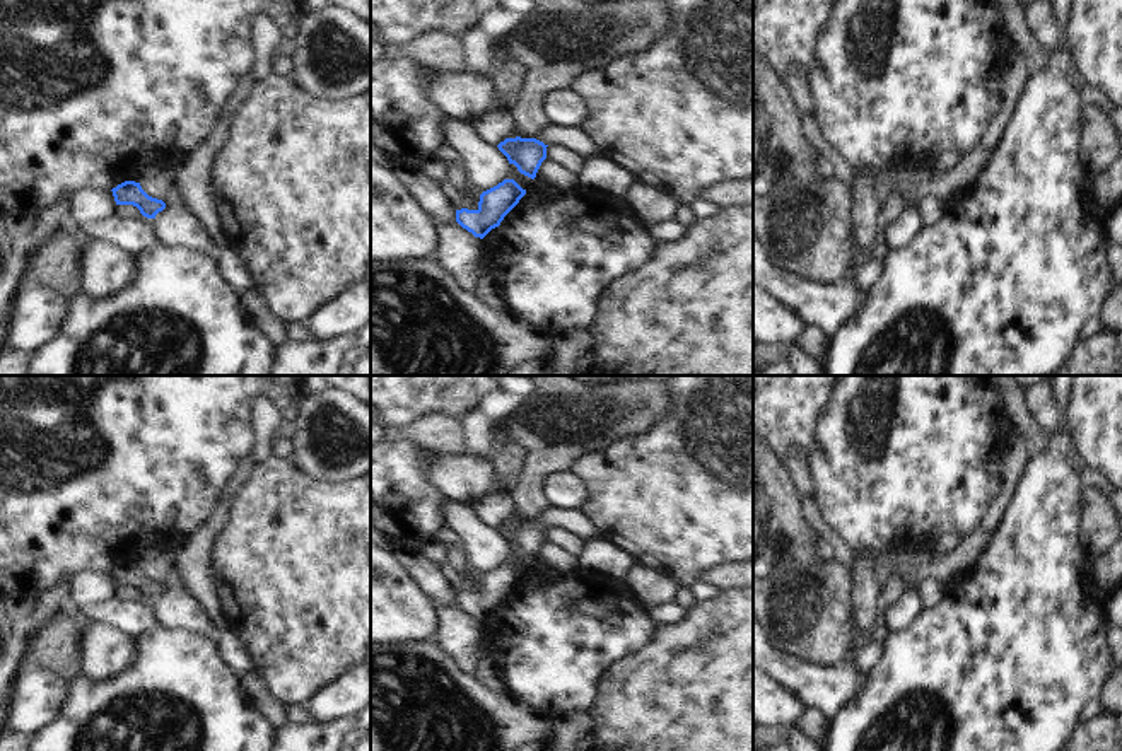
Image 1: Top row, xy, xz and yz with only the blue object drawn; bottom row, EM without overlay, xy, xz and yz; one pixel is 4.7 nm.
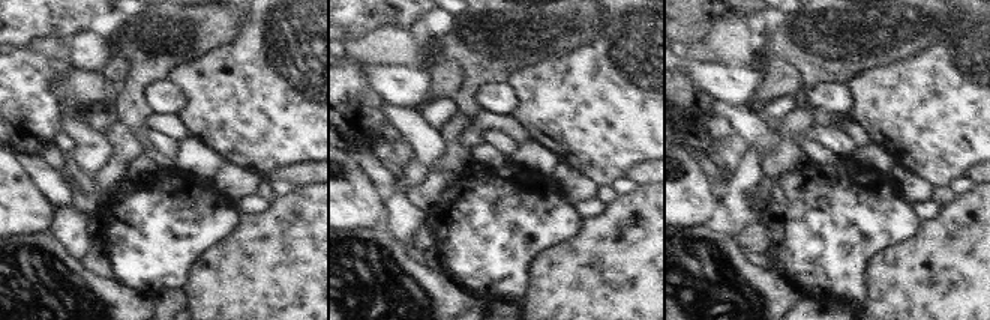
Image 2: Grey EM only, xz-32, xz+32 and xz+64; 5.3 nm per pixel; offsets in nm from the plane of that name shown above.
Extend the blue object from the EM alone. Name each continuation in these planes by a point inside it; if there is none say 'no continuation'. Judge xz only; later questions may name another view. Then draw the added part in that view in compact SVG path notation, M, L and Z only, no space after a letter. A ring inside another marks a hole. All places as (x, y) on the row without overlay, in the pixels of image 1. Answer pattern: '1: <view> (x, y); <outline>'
1: xz (571, 519); M550 507L535 521L545 527L560 527L582 541L599 536L599 531L589 521L584 510L577 507Z

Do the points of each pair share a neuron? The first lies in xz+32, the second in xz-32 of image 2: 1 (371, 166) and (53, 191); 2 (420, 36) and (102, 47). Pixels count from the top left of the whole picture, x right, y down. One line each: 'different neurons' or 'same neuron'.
1: same neuron
2: same neuron

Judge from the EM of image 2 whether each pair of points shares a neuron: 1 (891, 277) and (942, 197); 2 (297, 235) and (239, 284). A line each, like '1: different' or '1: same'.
1: different
2: same

